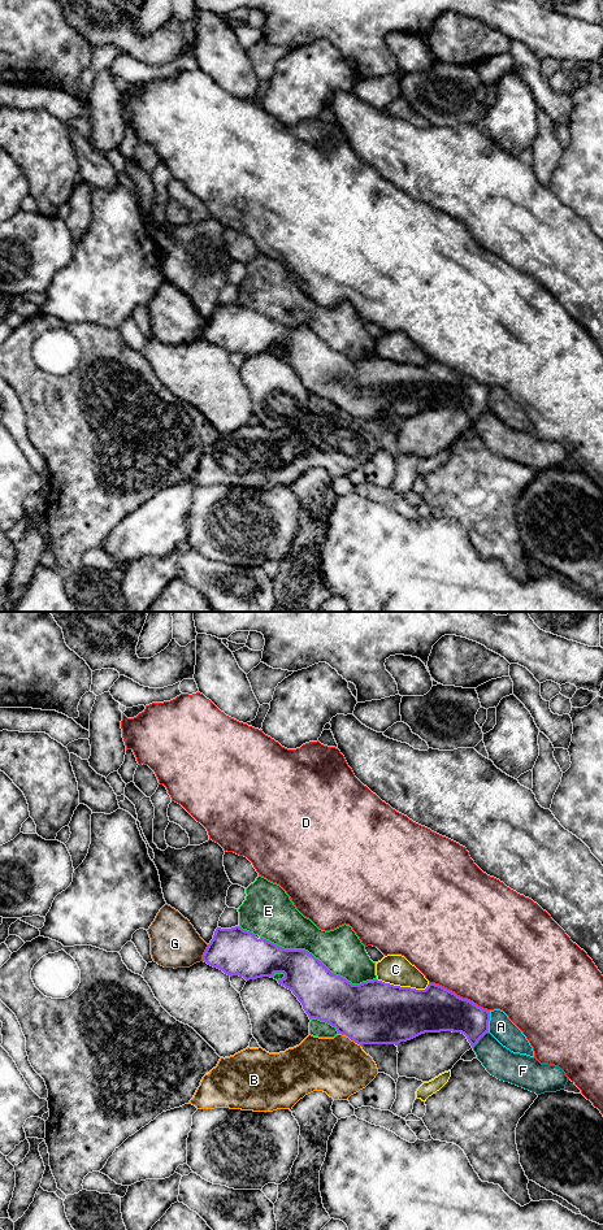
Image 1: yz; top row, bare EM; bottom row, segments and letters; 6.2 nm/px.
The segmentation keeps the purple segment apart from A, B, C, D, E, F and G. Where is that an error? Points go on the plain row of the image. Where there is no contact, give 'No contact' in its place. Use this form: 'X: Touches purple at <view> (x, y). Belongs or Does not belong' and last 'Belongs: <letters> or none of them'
A: Touches purple at yz (489, 396). Does not belong
B: Touches purple at yz (350, 414). Does not belong
C: Touches purple at yz (403, 364). Does not belong
D: Touches purple at yz (459, 373). Does not belong
E: Touches purple at yz (317, 335). Does not belong
F: Touches purple at yz (480, 414). Does not belong
G: Touches purple at yz (204, 329). Does not belong
Belongs: none of them

